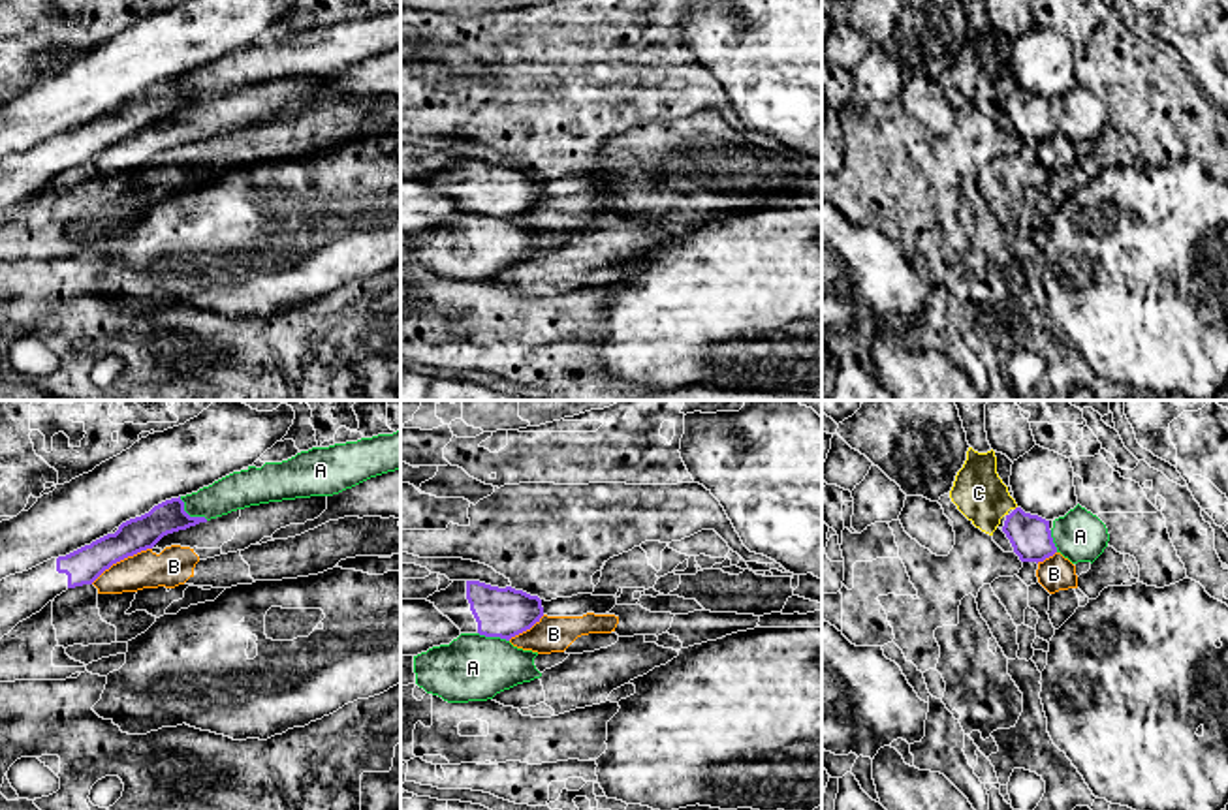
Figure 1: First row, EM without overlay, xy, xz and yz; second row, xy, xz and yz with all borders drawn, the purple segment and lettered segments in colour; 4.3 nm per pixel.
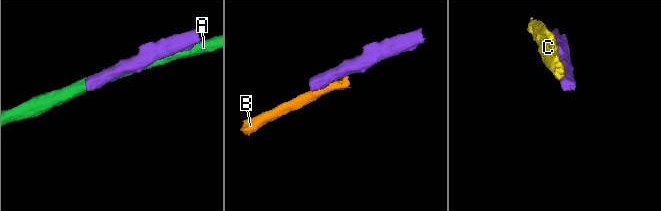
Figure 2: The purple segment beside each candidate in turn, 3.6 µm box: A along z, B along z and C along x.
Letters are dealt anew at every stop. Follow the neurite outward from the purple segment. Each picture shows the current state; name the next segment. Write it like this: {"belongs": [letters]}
{"belongs": []}

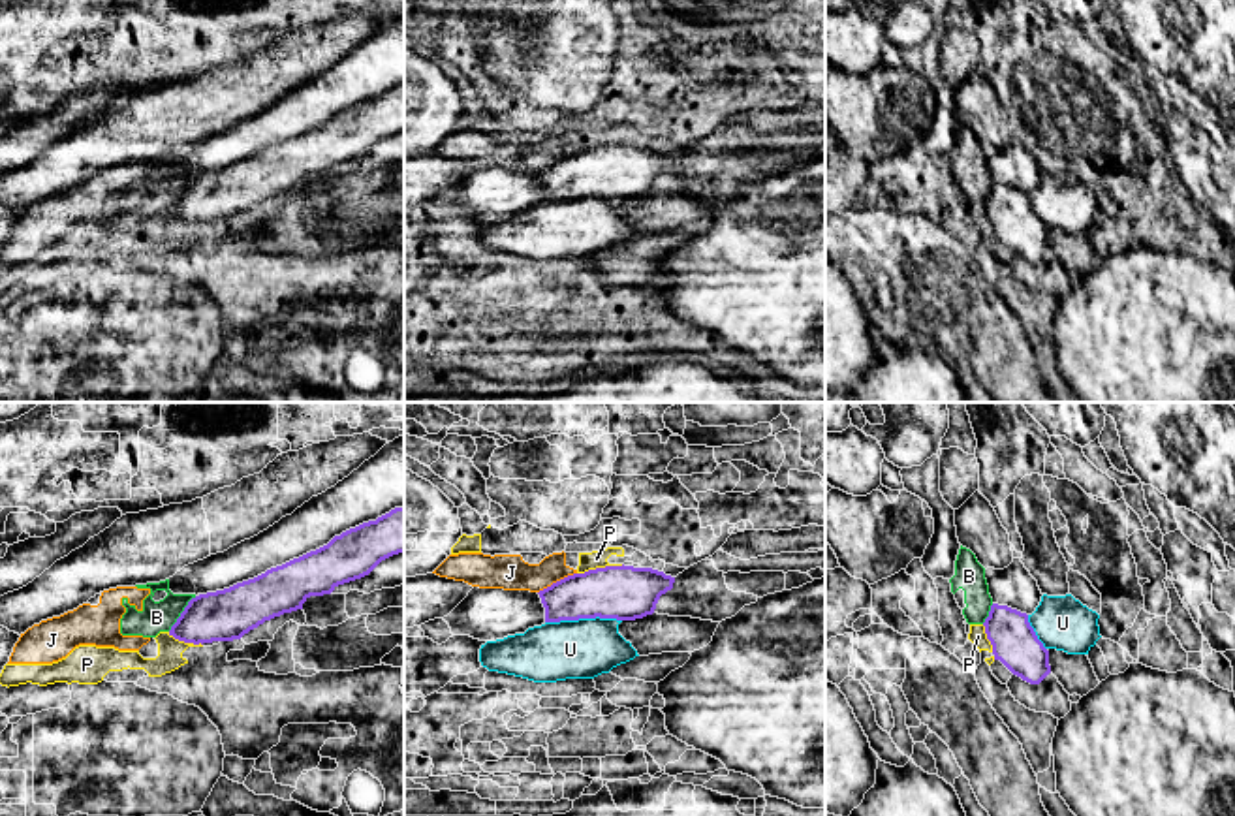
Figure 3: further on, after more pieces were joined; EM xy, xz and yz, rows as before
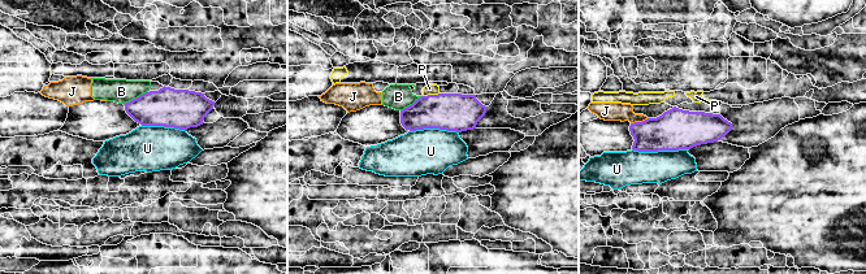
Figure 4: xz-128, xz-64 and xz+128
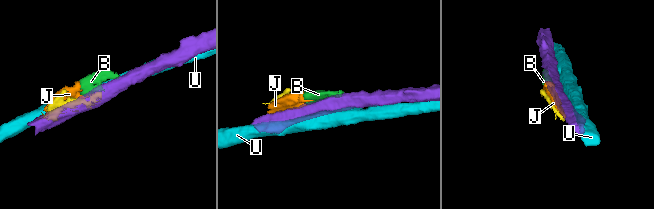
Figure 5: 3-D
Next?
{"belongs": []}

